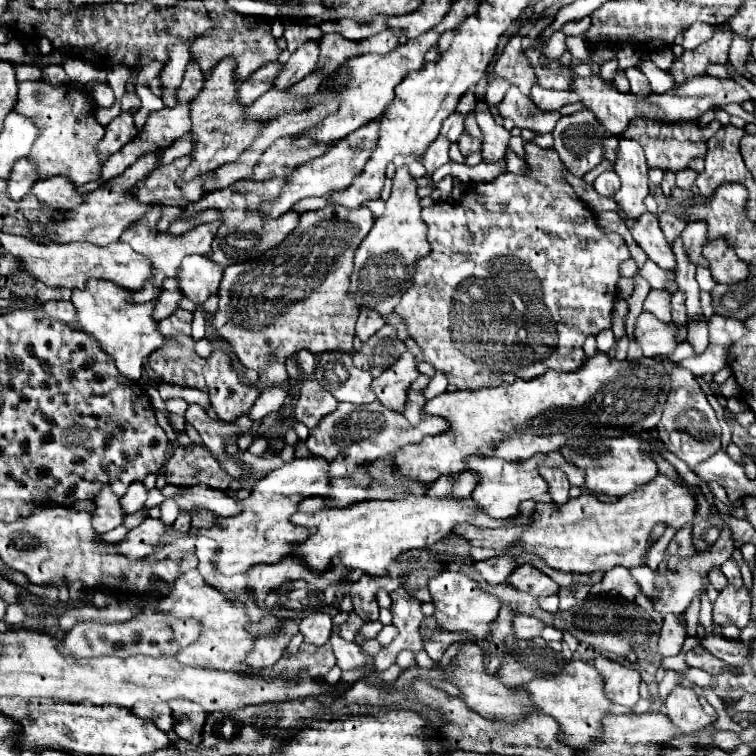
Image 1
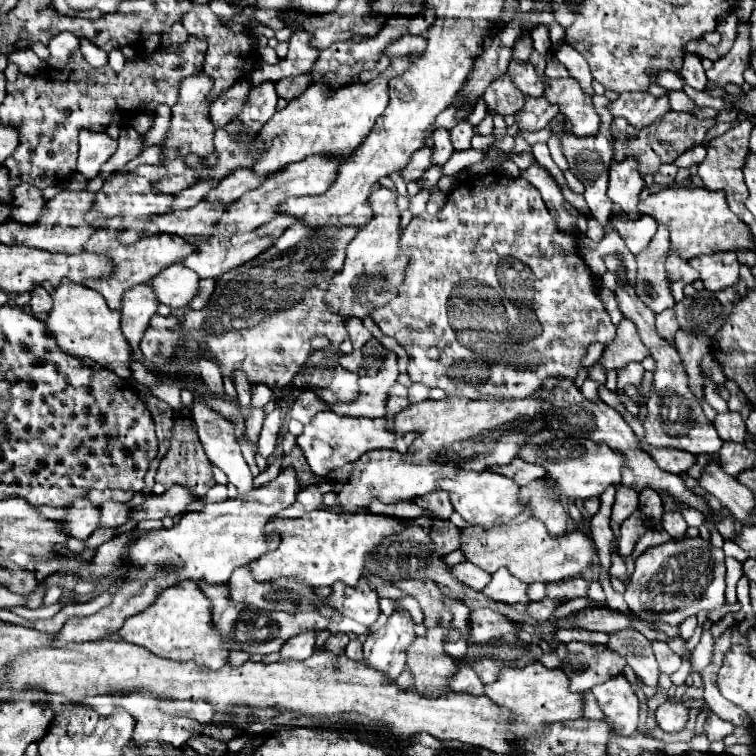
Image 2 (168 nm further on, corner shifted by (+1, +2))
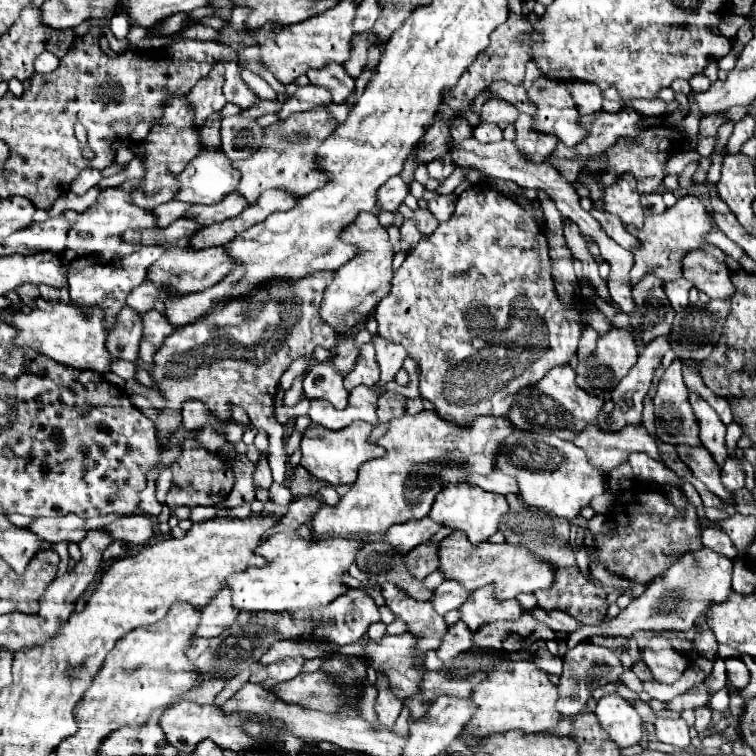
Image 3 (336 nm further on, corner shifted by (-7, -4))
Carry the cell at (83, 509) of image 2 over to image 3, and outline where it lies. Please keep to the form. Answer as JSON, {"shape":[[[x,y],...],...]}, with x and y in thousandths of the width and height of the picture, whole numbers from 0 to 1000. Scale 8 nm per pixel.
{"shape":[[[90,680],[79,685],[48,685],[40,696],[40,704],[56,709],[56,714],[71,717],[106,717],[114,709],[111,688],[106,683]]]}

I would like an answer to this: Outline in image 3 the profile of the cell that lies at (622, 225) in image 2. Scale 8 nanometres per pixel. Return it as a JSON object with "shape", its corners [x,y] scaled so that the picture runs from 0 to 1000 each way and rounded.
{"shape":[[[783,275],[780,283],[791,291],[791,296],[796,296],[796,304],[799,304],[812,320],[817,320],[823,328],[828,328],[828,331],[844,328],[844,317],[839,317],[839,312],[828,307],[825,296],[823,296],[815,286],[810,286],[810,283],[799,280],[799,278],[788,278],[788,275]]]}

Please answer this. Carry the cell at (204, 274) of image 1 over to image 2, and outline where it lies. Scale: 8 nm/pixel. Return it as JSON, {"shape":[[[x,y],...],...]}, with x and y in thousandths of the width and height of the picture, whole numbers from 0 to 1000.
{"shape":[[[235,347],[201,368],[198,378],[204,381],[214,402],[222,402],[225,407],[246,407],[251,397],[262,389],[262,373],[265,365],[257,357],[246,354],[241,347]]]}

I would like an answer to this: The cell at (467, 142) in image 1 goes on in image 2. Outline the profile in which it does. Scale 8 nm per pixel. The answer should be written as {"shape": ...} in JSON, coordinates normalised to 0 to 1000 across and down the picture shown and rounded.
{"shape":[[[619,161],[606,164],[603,169],[595,172],[595,183],[598,183],[598,190],[601,190],[603,198],[616,198],[616,196],[622,196],[624,180],[627,180],[627,169],[624,169]]]}

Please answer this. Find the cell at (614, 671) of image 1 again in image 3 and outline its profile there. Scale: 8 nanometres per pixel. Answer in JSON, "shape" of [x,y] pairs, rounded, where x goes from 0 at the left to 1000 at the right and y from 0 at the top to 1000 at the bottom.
{"shape":[[[817,918],[799,921],[791,926],[788,950],[794,960],[804,968],[807,979],[812,979],[820,989],[839,987],[849,976],[849,952],[844,942]]]}

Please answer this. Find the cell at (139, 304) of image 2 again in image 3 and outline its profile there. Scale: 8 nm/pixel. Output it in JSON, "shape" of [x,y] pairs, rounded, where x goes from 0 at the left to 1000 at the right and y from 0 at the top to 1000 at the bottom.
{"shape":[[[161,407],[153,429],[146,434],[146,444],[140,450],[140,463],[156,474],[180,479],[183,474],[183,452],[188,447],[188,426],[185,415],[175,407]]]}

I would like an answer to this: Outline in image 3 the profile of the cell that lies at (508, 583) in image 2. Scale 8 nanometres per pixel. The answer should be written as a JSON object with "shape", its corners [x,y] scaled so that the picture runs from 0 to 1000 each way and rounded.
{"shape":[[[632,778],[619,788],[619,794],[608,804],[608,820],[619,823],[624,833],[632,833],[640,825],[653,825],[653,823],[677,823],[690,815],[690,802],[683,794],[667,794],[659,796],[653,794],[651,778]]]}

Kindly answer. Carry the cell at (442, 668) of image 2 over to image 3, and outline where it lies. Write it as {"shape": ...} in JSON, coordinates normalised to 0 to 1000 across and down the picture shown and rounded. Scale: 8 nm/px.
{"shape":[[[542,836],[529,841],[508,841],[505,847],[487,847],[481,862],[474,865],[484,881],[492,881],[500,892],[508,892],[519,915],[532,926],[553,913],[561,884],[545,884],[542,870],[550,868],[550,844]]]}

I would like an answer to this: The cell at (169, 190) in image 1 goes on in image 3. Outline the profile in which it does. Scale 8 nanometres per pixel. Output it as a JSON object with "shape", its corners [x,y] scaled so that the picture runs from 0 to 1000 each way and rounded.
{"shape":[[[167,241],[161,249],[140,249],[132,254],[127,262],[124,272],[119,272],[114,280],[103,286],[103,291],[95,296],[90,307],[90,331],[98,331],[98,336],[111,336],[111,339],[124,339],[124,344],[146,344],[148,333],[156,325],[164,325],[159,315],[161,307],[167,304],[190,304],[190,302],[204,302],[206,299],[206,286],[169,270],[169,259],[175,257],[172,241]]]}

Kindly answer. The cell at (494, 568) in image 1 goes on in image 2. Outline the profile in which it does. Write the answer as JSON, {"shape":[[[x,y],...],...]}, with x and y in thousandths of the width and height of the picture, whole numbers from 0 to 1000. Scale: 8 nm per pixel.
{"shape":[[[616,741],[608,743],[606,749],[601,749],[601,762],[627,780],[638,780],[651,765],[651,759],[643,759],[638,751],[632,751],[632,749],[627,749],[624,743],[616,743]]]}

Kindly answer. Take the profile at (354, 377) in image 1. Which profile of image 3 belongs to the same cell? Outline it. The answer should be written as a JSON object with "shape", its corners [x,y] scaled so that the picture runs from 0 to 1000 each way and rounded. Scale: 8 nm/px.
{"shape":[[[437,479],[415,481],[402,500],[402,521],[407,526],[429,526],[442,540],[458,540],[460,519],[452,511],[452,495]]]}

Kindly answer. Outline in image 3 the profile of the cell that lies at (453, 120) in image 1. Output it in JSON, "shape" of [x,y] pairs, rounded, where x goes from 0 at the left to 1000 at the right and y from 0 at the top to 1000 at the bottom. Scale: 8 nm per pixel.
{"shape":[[[593,204],[587,209],[582,209],[582,212],[569,214],[563,222],[566,222],[566,233],[574,235],[574,238],[579,238],[579,241],[590,238],[601,228],[601,217],[598,217],[598,212],[595,212]]]}

